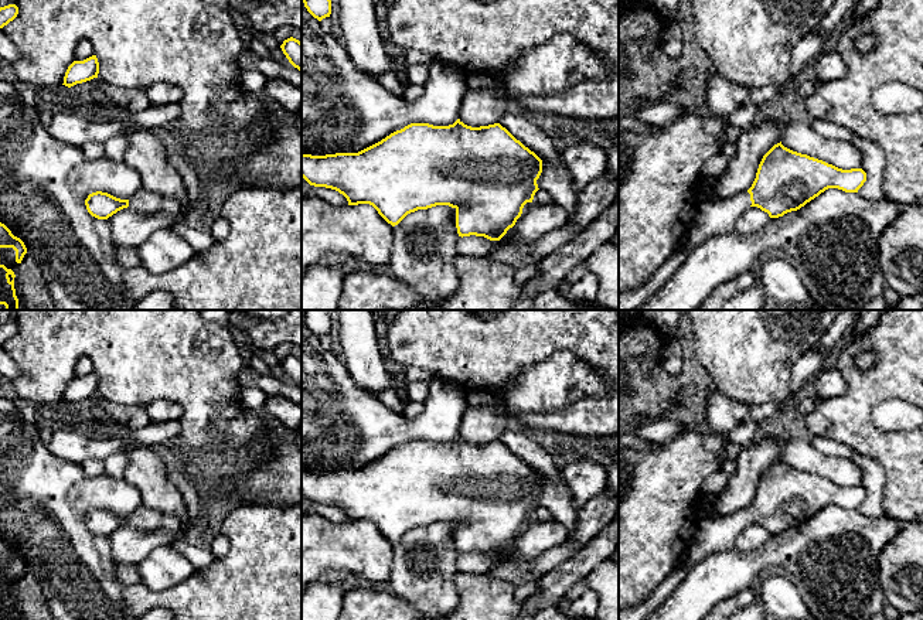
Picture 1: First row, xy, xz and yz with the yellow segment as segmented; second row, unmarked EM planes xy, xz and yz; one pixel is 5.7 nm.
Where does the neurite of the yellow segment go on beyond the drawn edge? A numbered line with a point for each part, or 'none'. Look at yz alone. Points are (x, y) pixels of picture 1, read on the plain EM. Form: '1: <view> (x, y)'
1: yz (712, 534)

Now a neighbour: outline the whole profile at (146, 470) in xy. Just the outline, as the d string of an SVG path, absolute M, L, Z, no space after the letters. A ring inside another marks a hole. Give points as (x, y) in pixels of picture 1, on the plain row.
M130 444L125 454L129 463L123 477L140 491L142 505L151 511L171 515L184 524L187 521L187 505L181 493L168 480L166 464L159 452L154 452L151 447Z

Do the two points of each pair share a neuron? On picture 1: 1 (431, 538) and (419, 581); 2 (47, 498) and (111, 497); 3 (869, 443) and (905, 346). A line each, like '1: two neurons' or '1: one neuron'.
1: one neuron
2: one neuron
3: one neuron

